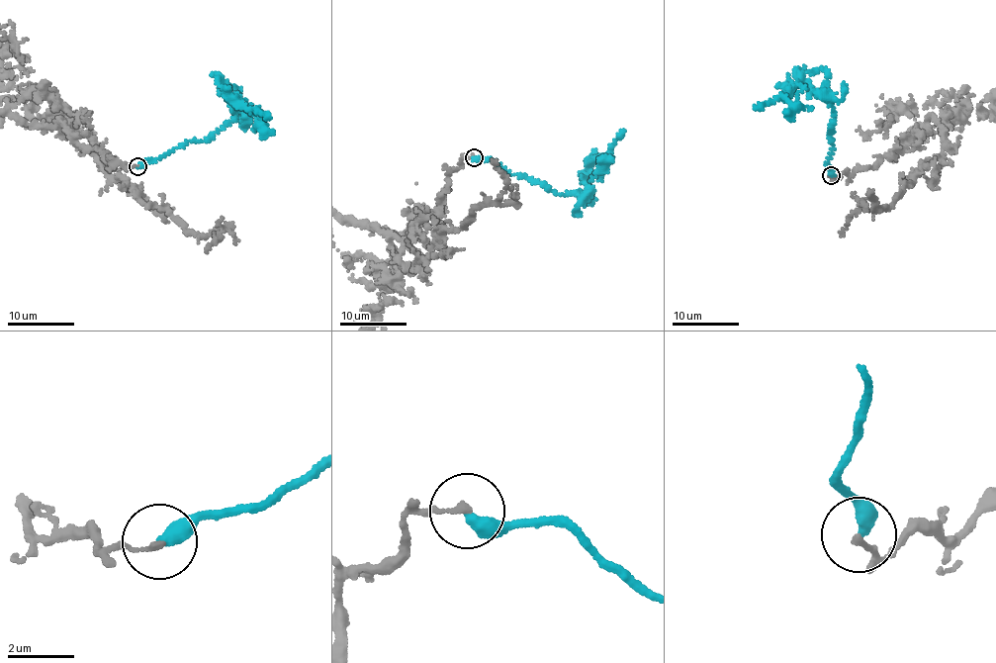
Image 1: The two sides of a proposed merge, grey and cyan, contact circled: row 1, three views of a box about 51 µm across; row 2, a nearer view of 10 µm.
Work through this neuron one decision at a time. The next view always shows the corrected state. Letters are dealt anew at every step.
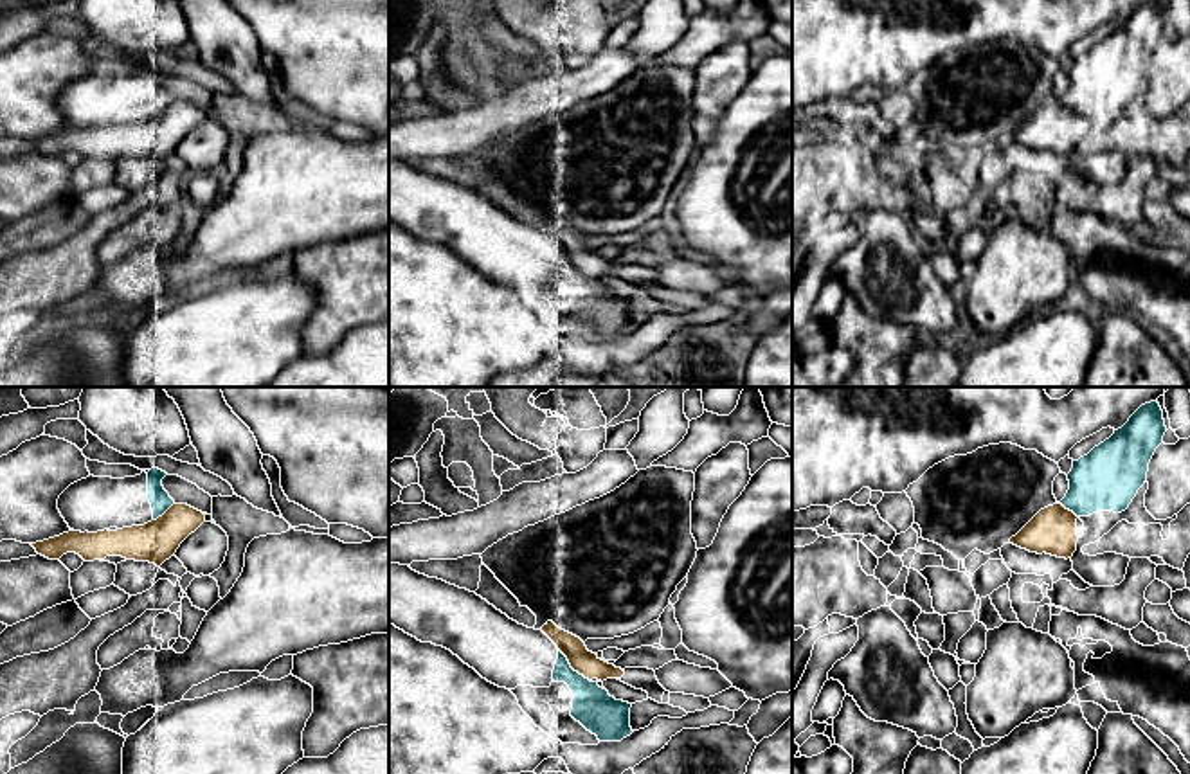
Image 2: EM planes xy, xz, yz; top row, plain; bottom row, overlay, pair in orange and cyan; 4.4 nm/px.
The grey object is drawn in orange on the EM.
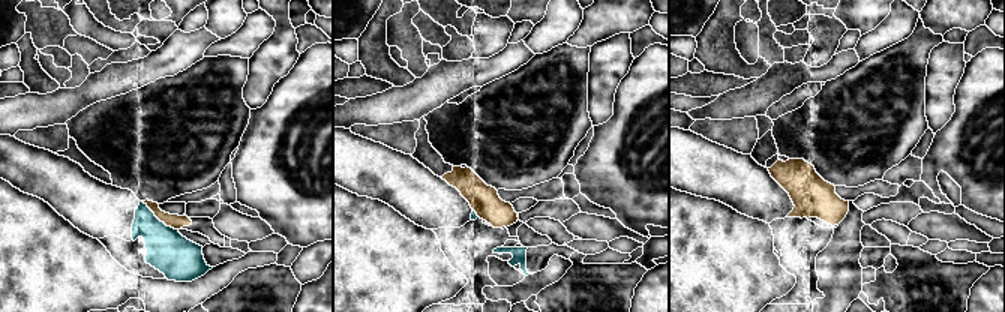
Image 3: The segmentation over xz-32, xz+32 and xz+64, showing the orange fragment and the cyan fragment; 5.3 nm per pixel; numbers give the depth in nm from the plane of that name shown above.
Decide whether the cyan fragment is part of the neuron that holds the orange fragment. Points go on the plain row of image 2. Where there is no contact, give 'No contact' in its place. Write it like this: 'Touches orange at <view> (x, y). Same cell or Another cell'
Touches orange at xz (571, 263). Another cell

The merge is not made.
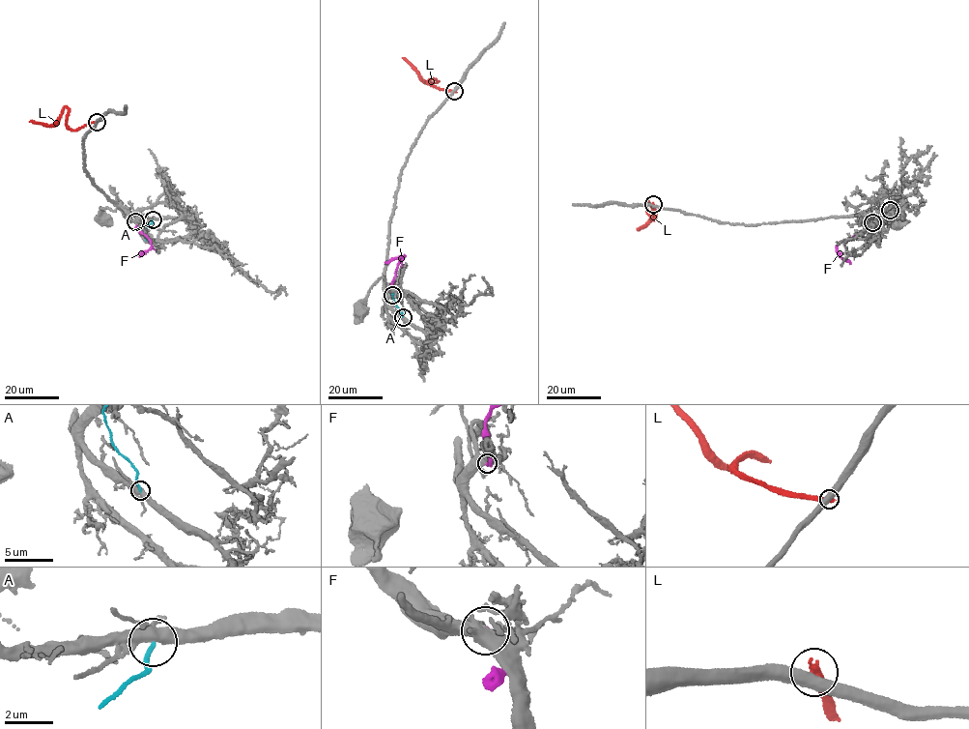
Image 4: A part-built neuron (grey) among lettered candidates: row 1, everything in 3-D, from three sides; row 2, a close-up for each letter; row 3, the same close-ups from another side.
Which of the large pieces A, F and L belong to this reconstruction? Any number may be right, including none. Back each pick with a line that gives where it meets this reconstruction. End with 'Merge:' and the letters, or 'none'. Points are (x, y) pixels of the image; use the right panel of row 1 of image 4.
Merge: none

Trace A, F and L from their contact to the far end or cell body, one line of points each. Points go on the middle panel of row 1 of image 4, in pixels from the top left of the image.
A: (403, 317), (393, 298), (393, 286)
F: (392, 295), (398, 264), (404, 256), (384, 261)
L: (454, 91), (430, 84), (432, 79), (437, 81), (424, 80), (402, 57)

